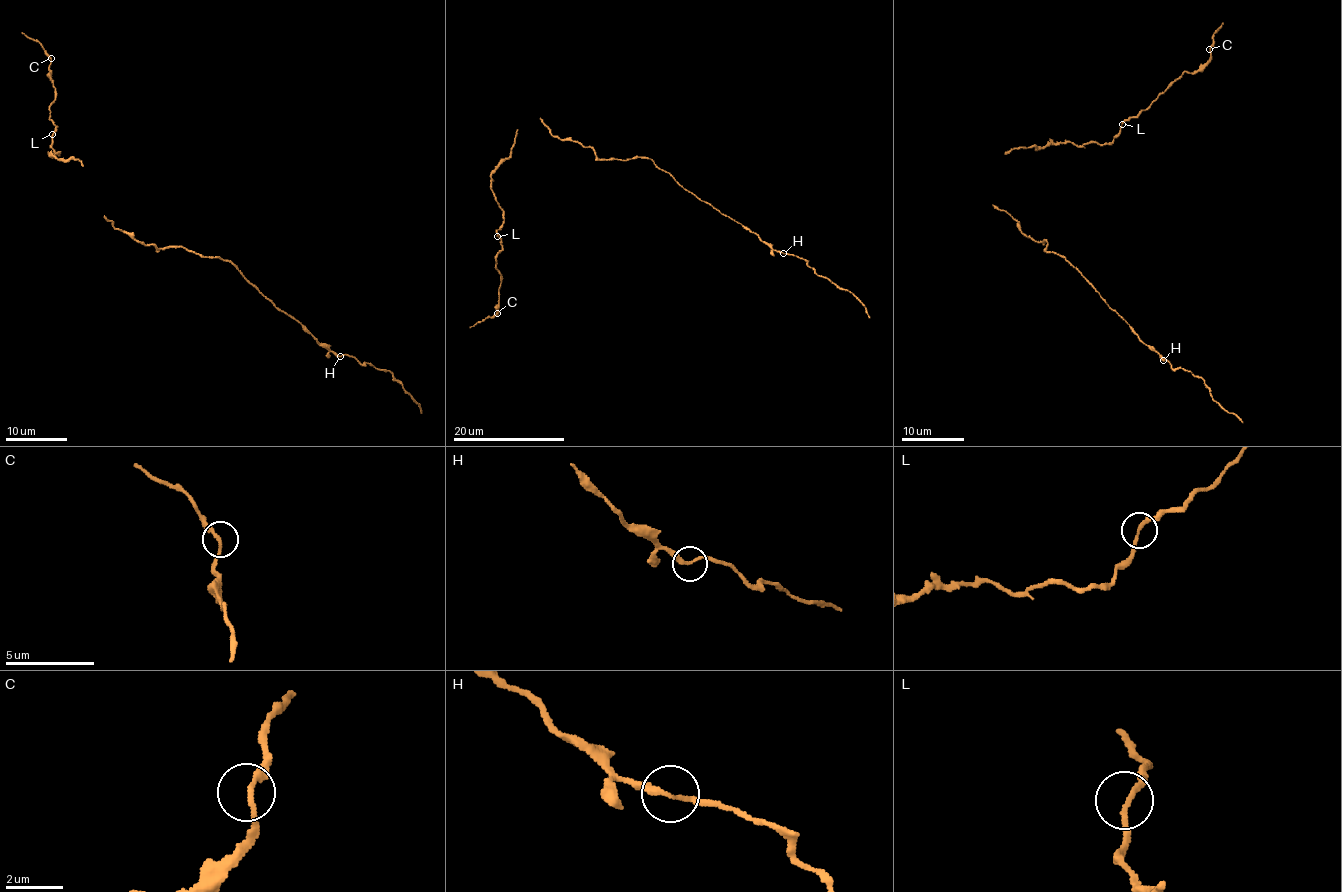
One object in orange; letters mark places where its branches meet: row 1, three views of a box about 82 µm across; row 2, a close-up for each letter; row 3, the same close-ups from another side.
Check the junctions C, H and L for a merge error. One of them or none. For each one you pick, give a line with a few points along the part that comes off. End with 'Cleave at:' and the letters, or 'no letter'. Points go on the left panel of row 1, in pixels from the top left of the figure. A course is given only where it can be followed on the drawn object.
Cleave at: no letter

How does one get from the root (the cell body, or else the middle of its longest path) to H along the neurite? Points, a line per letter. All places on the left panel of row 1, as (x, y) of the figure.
H: (141, 242), (157, 249), (186, 247), (231, 262), (280, 310), (341, 357)

